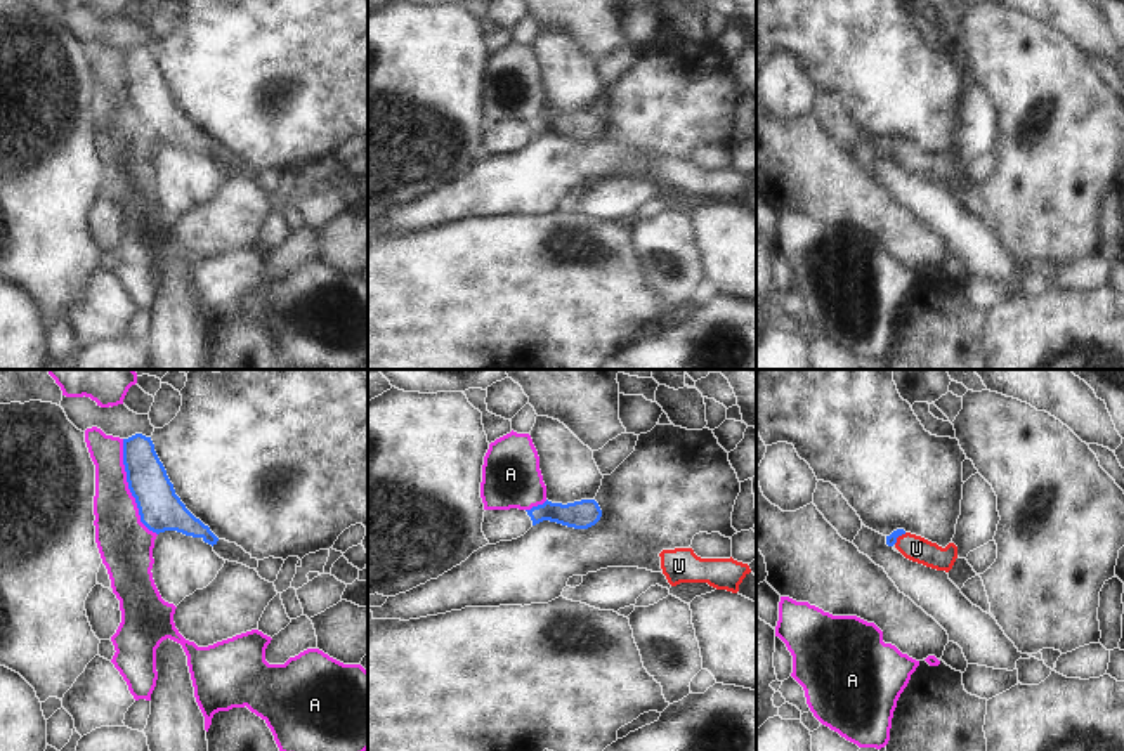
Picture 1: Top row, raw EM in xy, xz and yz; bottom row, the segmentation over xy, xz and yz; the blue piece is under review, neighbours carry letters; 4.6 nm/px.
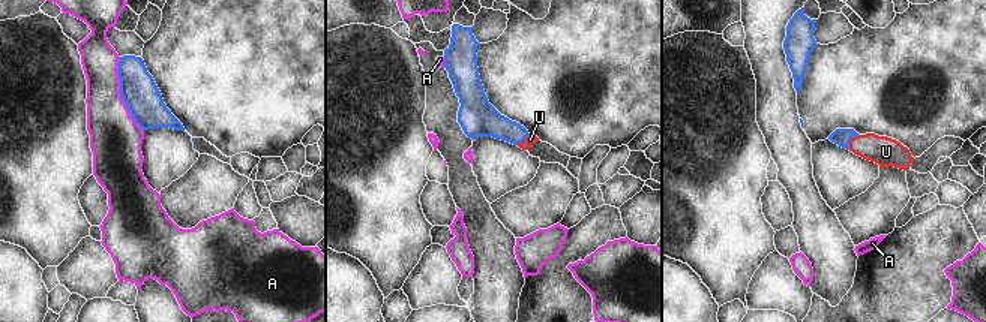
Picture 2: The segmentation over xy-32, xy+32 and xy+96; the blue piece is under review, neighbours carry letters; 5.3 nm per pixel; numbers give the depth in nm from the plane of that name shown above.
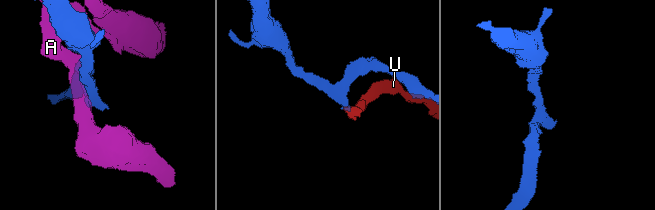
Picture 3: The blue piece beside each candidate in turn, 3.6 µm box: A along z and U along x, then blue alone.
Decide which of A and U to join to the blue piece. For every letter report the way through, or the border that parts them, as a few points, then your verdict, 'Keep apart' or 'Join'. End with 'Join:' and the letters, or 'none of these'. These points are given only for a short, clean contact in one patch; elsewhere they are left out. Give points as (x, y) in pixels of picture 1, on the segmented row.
A: Keep apart
U: Path across: yz (890, 540), (899, 535), (916, 548). Join
Join: U

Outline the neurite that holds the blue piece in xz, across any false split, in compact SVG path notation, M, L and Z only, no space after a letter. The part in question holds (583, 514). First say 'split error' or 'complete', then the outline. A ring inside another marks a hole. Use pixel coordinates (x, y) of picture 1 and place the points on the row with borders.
complete | M546 500L543 505L526 512L533 520L533 526L550 520L574 529L588 529L602 517L602 510L595 500L581 500L567 505Z

